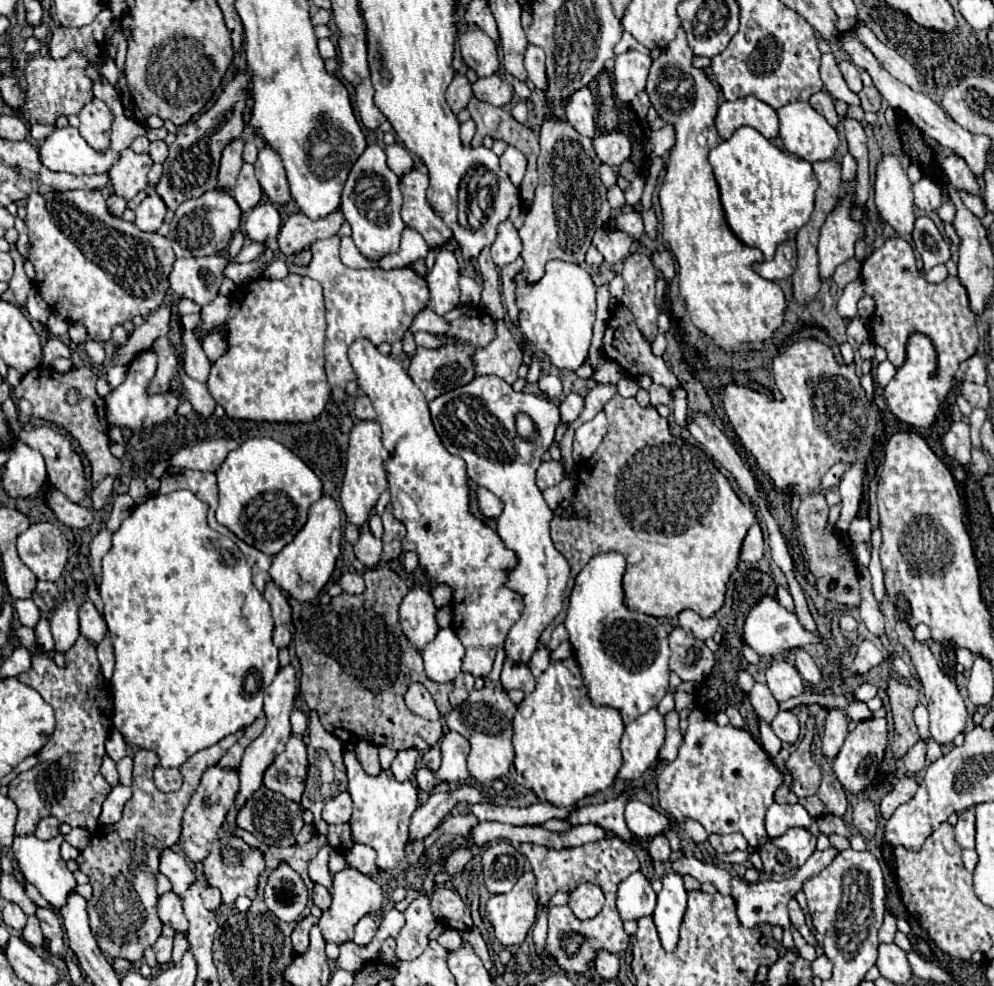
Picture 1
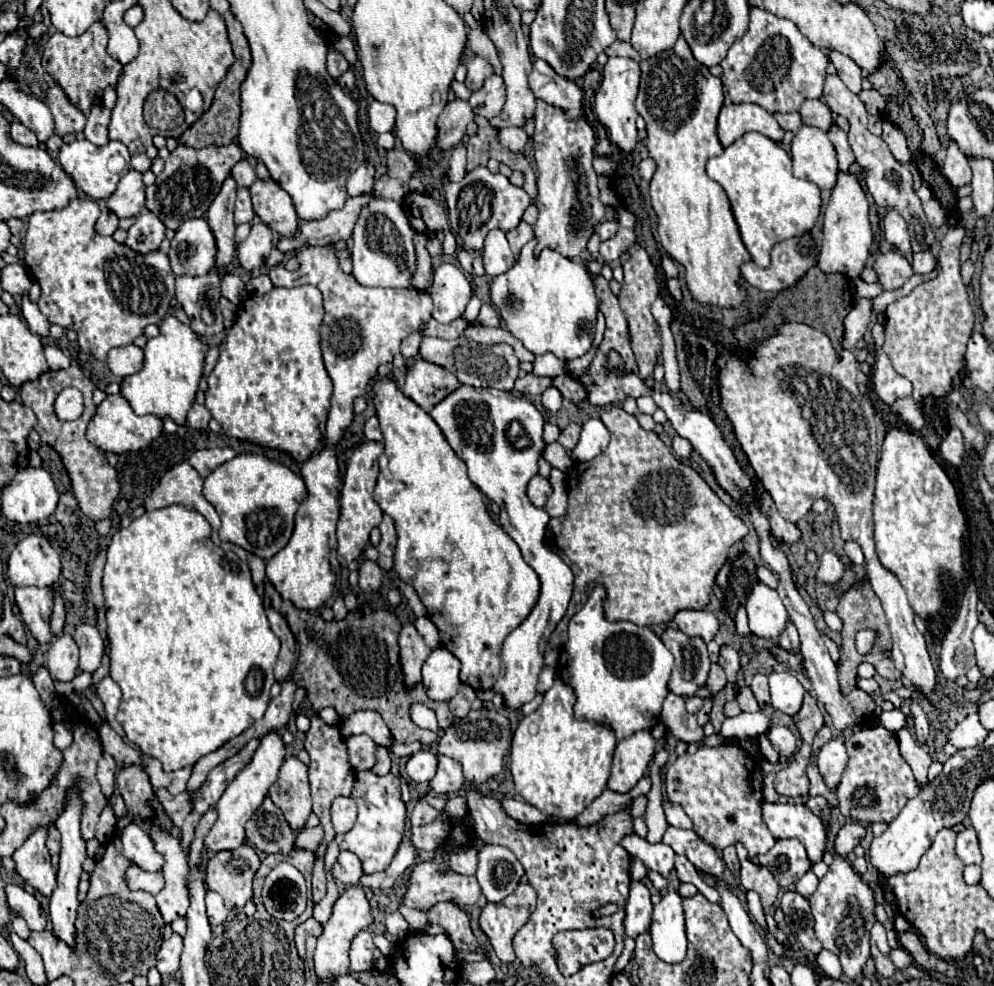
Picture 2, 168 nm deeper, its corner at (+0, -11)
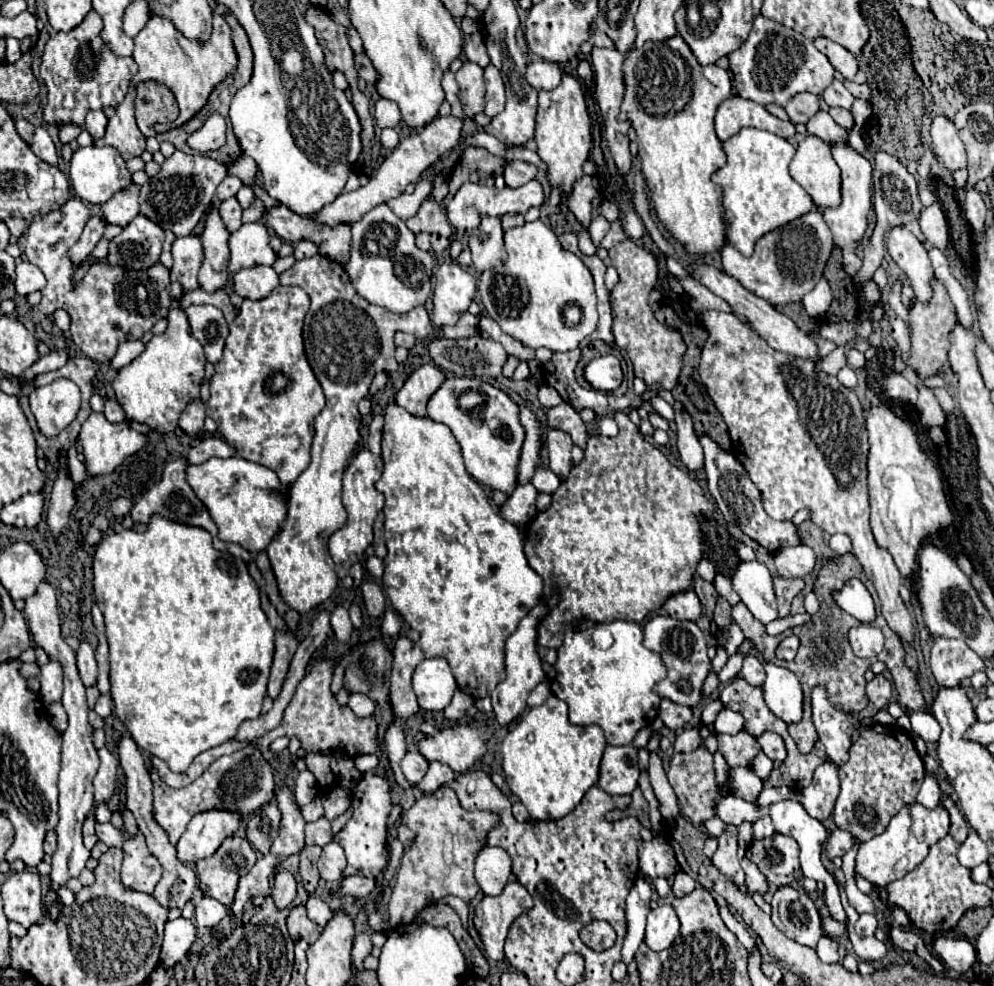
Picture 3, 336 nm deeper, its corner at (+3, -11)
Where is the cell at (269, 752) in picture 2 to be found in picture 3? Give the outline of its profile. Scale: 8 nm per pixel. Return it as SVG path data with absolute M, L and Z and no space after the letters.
M210 809L194 815L176 845L178 859L184 863L196 863L198 859L212 857L224 839L238 831L240 823L242 815L238 811Z

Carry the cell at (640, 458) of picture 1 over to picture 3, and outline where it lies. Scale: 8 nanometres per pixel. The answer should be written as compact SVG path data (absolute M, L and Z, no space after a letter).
M616 411L614 413L614 421L620 429L620 433L612 439L608 437L590 437L588 439L588 447L584 453L582 463L574 465L568 479L560 483L560 487L556 489L556 493L552 495L552 505L550 509L542 511L536 515L536 519L532 521L532 525L528 527L528 535L526 535L526 543L524 543L524 551L526 551L526 559L530 563L530 567L544 579L544 595L552 593L556 587L562 591L562 601L558 603L558 607L554 607L538 625L538 643L542 647L550 647L550 649L558 649L562 645L562 637L566 627L570 625L572 619L588 619L592 623L608 623L608 621L616 621L616 619L624 619L624 621L634 621L634 623L642 623L642 619L648 617L648 613L660 609L672 595L676 593L684 593L688 589L692 589L692 579L696 575L696 565L702 559L702 551L704 551L704 533L700 527L702 517L712 519L714 513L714 505L710 499L706 499L704 491L700 489L700 485L696 483L696 479L692 479L686 471L674 467L666 455L652 443L648 443L642 433L638 433L638 427L628 419L628 415L624 411Z

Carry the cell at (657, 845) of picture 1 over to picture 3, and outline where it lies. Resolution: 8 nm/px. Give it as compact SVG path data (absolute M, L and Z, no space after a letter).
M654 837L652 841L640 841L638 857L640 857L640 871L650 879L670 877L680 869L674 857L674 849L664 837Z

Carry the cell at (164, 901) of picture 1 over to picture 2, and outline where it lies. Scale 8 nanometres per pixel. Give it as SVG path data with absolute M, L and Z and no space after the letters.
M153 817L153 821L151 821L149 837L151 837L157 853L161 853L161 857L165 861L165 865L161 867L165 887L157 895L157 907L163 915L163 921L171 923L177 917L185 915L189 909L189 889L187 889L189 863L187 863L187 855L181 849L179 839L173 837L167 829L163 829L163 825L159 823L157 817Z

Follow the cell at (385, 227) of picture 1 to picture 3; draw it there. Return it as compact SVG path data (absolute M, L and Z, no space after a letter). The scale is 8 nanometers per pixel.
M386 203L374 207L366 217L352 225L352 253L344 269L356 291L370 303L394 313L406 313L422 305L432 291L430 274L433 267L434 259L430 252L420 251L414 245L414 233Z

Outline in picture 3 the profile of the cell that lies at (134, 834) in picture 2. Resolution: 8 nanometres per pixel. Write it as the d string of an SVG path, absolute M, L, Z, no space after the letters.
M96 823L96 835L98 835L98 839L104 841L108 847L120 847L120 849L122 849L122 845L124 845L128 839L134 837L132 833L128 833L128 831L124 831L124 829L118 829L118 827L114 827L112 823Z

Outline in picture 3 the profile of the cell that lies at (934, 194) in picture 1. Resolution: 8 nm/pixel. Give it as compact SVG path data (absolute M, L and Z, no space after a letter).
M934 203L922 211L920 229L922 229L926 241L932 243L934 247L944 249L948 245L948 241L950 241L948 223L946 223L946 215L944 215L940 203Z

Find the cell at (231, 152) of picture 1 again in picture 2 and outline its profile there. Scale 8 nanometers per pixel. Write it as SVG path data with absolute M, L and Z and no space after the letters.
M227 177L219 195L207 211L209 227L217 241L217 259L215 267L223 269L235 259L235 223L233 223L233 205L235 205L235 181Z

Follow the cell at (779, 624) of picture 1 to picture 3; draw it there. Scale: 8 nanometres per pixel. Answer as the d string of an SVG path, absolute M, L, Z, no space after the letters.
M758 561L740 563L732 575L732 587L748 611L754 615L754 619L760 623L766 625L778 617L774 583L766 565Z

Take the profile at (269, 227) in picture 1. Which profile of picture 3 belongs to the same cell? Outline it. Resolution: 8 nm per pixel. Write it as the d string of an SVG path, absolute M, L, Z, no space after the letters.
M246 223L238 231L230 235L230 273L240 269L248 269L254 265L272 265L276 261L276 253L268 245L268 231L264 223Z

